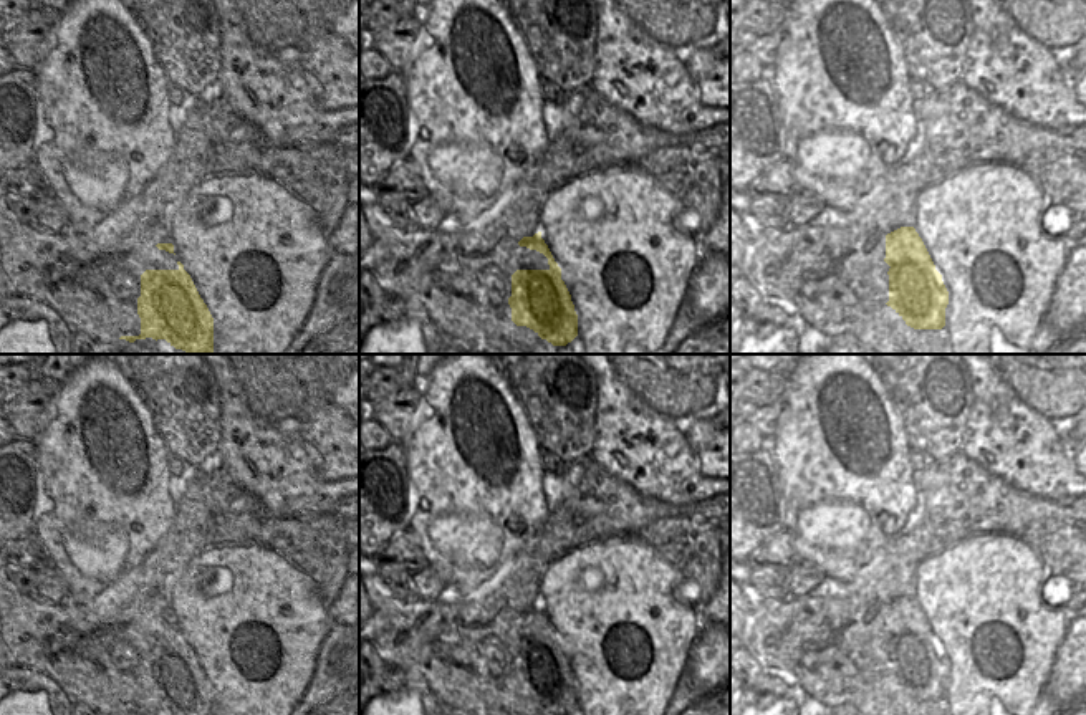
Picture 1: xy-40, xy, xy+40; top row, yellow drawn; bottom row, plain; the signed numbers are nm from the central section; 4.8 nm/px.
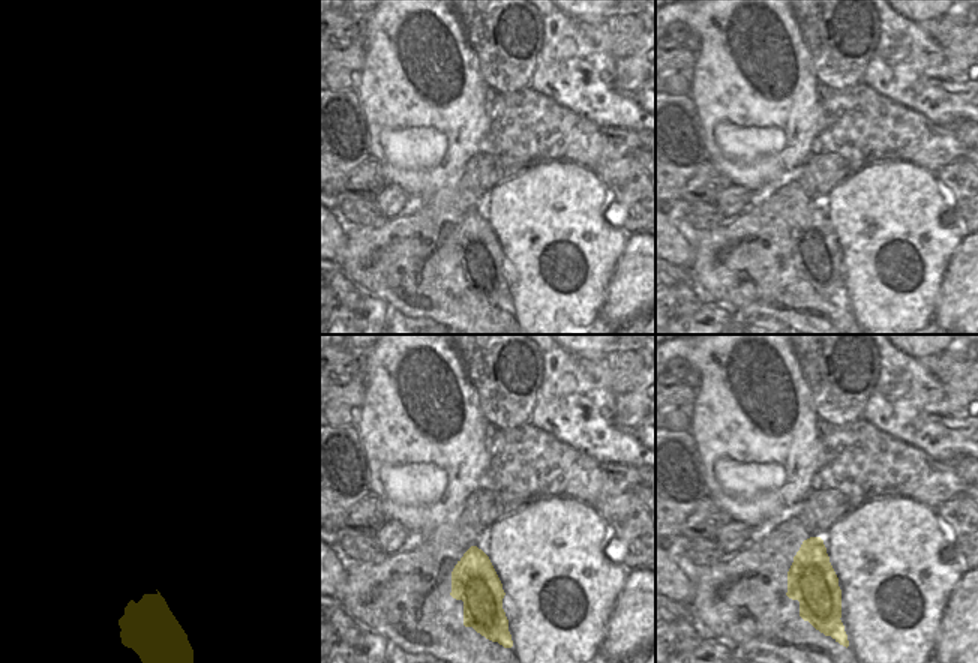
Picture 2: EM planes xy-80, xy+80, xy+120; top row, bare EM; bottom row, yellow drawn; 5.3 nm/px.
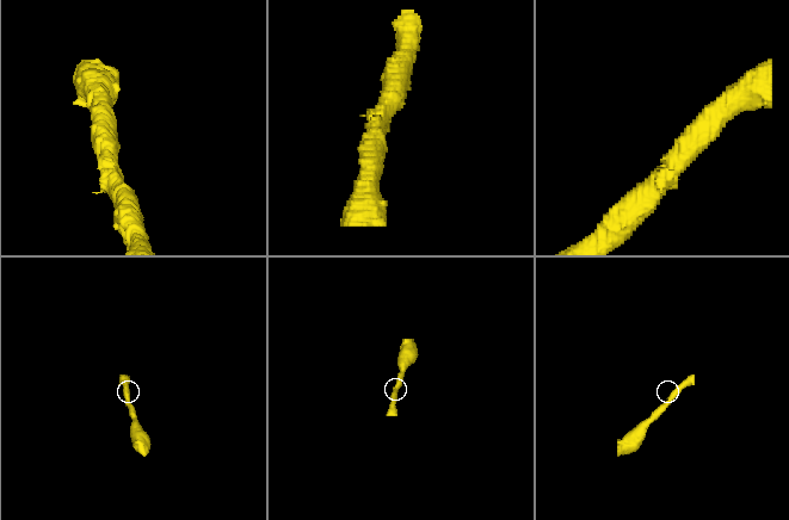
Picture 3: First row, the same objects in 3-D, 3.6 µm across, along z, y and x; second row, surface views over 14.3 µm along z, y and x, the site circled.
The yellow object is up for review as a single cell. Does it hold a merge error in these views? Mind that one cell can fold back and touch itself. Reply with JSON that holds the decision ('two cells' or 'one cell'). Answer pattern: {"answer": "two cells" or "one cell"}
{"answer": "one cell"}

